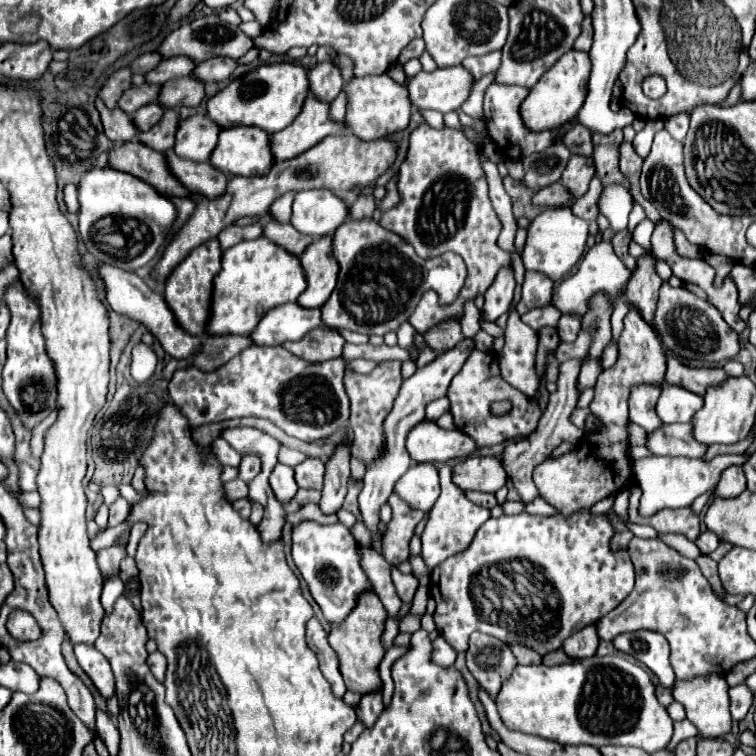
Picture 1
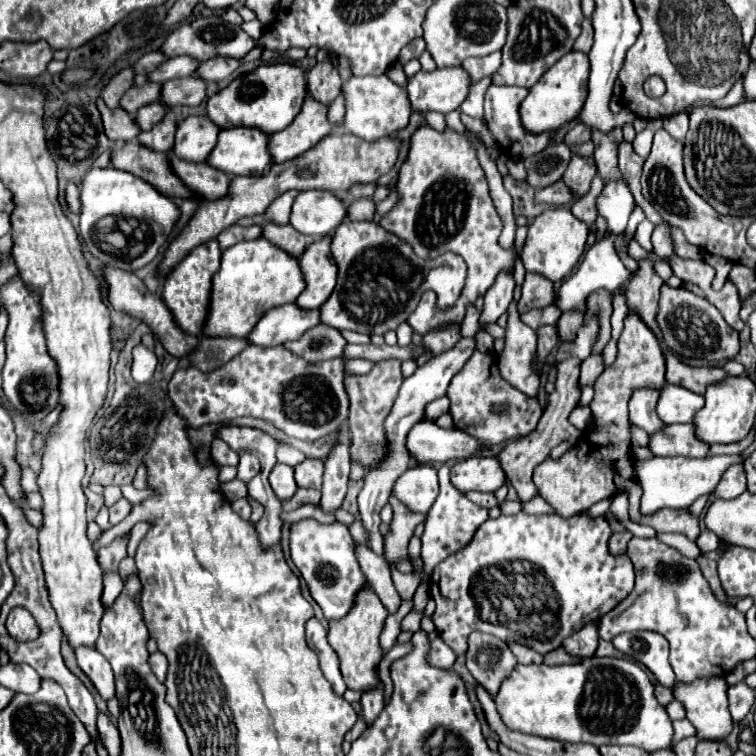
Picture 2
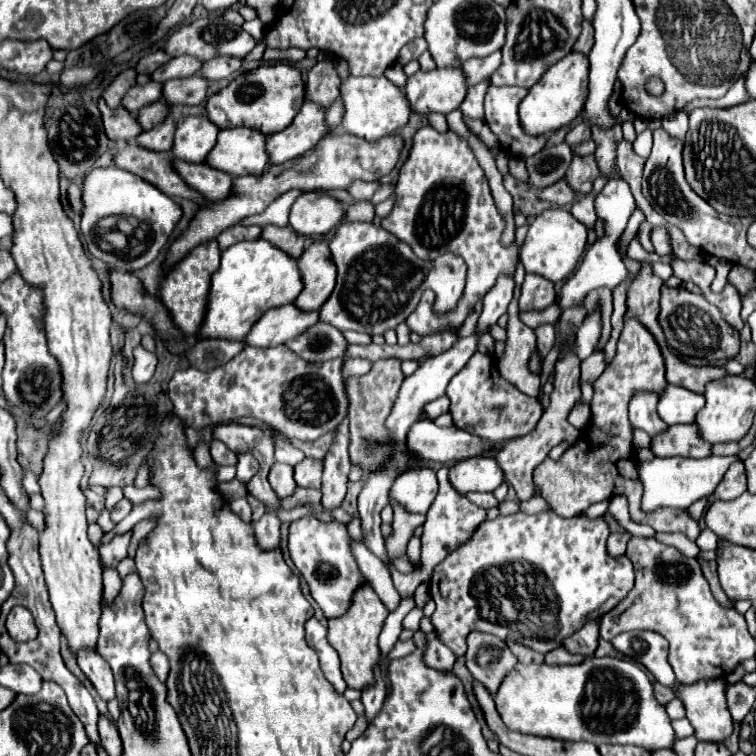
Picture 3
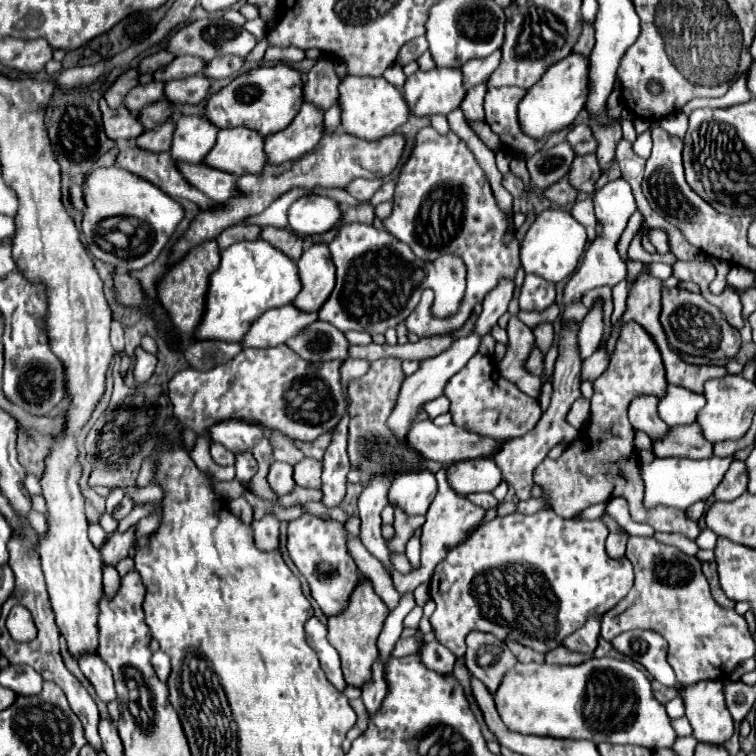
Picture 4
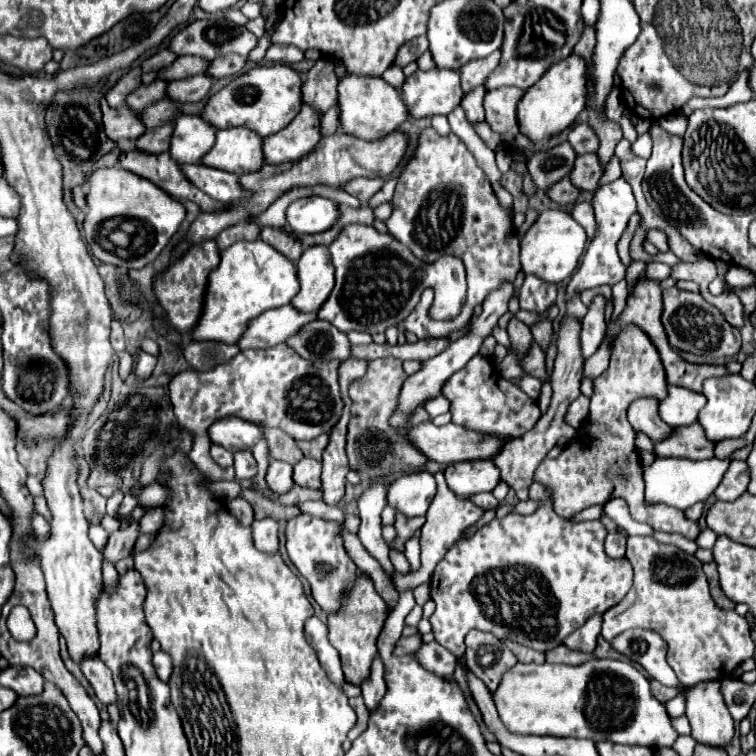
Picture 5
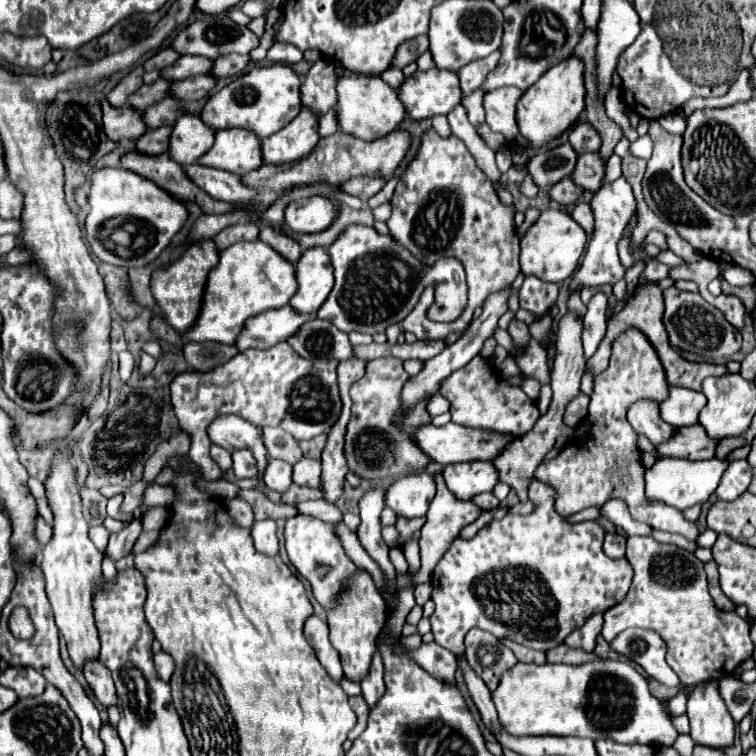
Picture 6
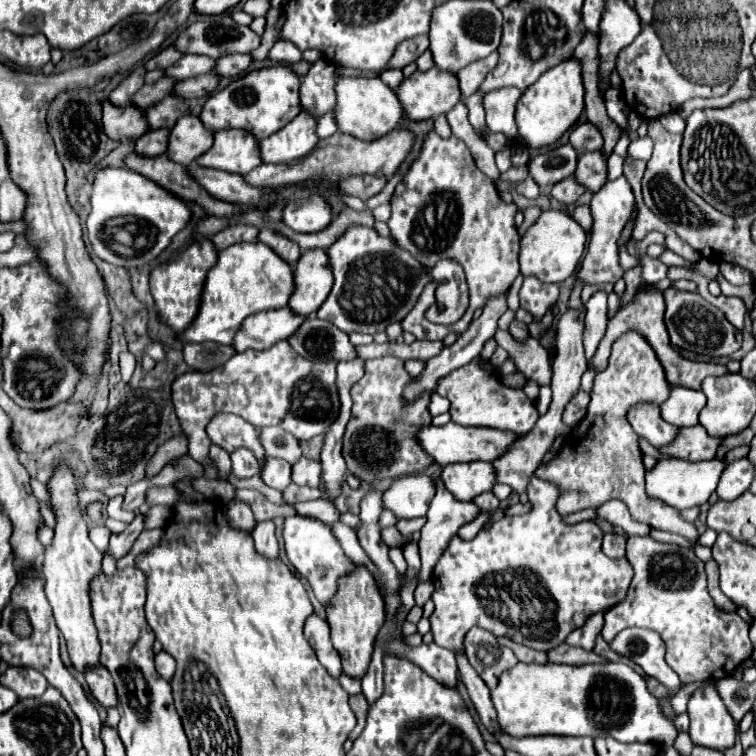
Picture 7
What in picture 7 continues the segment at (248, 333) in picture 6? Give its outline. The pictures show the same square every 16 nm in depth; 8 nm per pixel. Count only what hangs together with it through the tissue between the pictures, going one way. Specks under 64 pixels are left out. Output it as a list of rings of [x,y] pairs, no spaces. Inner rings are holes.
[[[286,306],[278,310],[264,310],[256,316],[248,316],[244,324],[240,326],[240,332],[236,332],[232,340],[232,348],[236,352],[244,352],[248,348],[252,350],[266,350],[274,342],[288,338],[296,328],[304,322],[304,316],[296,316]]]

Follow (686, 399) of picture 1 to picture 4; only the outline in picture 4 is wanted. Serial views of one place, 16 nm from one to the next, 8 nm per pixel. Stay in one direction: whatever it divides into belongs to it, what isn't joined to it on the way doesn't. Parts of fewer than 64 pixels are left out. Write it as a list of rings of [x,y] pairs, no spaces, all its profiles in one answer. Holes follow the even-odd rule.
[[[668,386],[664,400],[658,404],[658,414],[668,426],[692,424],[696,422],[696,414],[706,404],[706,398],[696,392],[688,392],[680,386]]]

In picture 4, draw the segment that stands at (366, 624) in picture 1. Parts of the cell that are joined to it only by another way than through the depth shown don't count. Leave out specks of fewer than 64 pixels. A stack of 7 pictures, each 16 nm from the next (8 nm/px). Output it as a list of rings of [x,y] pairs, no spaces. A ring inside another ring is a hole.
[[[362,576],[362,580],[352,590],[352,596],[348,598],[348,604],[346,604],[344,612],[340,612],[340,616],[338,614],[328,616],[328,640],[340,654],[344,680],[348,684],[362,686],[364,680],[368,680],[372,662],[378,656],[376,638],[378,638],[378,634],[380,634],[380,630],[384,626],[384,620],[386,620],[388,612],[390,610],[386,608],[382,598],[374,592],[374,586],[370,584],[370,580],[366,576]]]

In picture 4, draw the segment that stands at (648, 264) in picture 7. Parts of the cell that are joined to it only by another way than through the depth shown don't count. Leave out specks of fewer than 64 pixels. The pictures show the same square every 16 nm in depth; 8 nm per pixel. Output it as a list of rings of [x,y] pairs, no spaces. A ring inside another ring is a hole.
[[[664,263],[649,264],[650,274],[661,280],[668,279],[672,275],[672,267]]]

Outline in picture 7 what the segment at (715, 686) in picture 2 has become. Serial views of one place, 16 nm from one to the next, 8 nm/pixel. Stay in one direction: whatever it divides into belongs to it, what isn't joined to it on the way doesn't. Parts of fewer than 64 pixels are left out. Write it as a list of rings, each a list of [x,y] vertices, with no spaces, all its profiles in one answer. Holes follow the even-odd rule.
[[[714,682],[696,690],[688,702],[690,738],[696,746],[726,752],[736,742],[736,722],[728,714]]]

